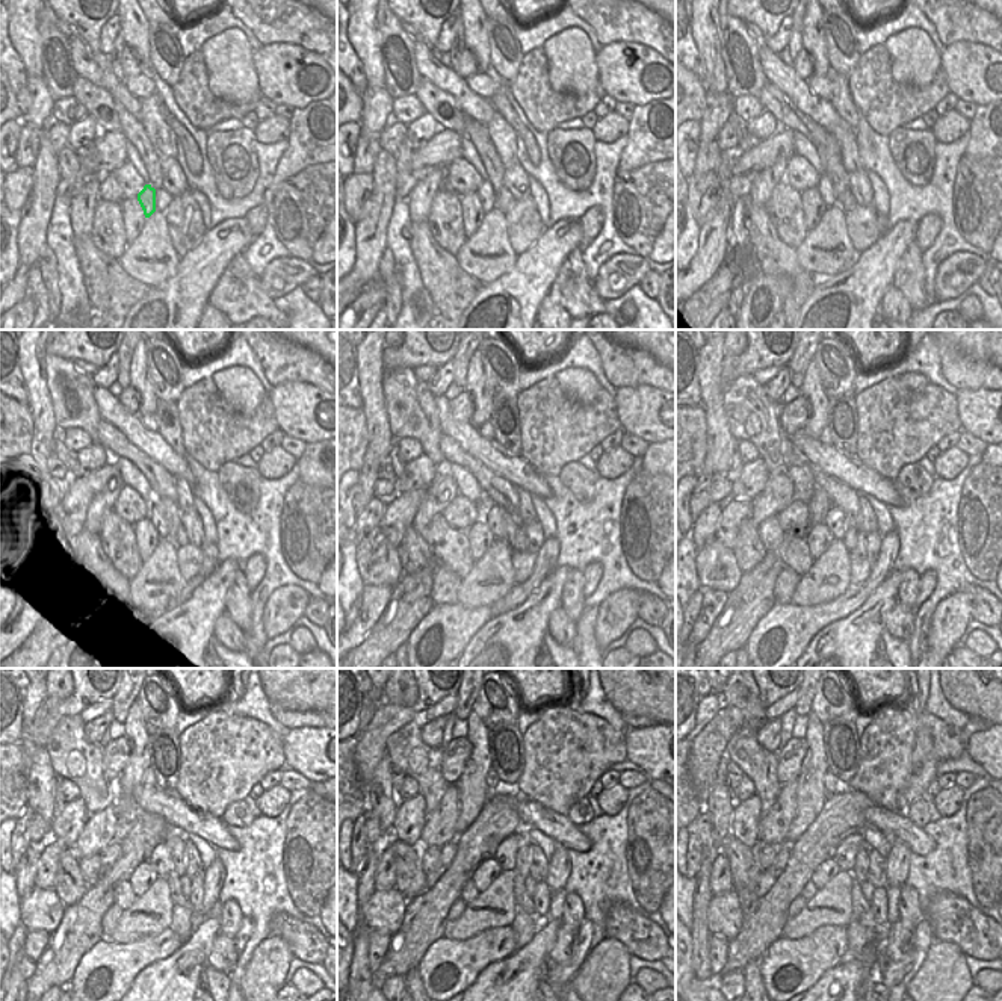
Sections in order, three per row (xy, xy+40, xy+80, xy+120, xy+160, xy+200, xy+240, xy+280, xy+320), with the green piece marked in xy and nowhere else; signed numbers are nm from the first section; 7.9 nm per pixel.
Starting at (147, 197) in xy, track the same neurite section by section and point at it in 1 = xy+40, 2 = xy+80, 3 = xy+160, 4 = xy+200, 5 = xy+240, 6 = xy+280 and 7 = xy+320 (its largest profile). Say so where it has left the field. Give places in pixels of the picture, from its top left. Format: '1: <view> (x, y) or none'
1: xy+40 (487, 195)
2: xy+80 (825, 188)
3: xy+160 (488, 511)
4: xy+200 (836, 520)
5: xy+240 (160, 859)
6: xy+280 (505, 855)
7: xy+320 (845, 855)

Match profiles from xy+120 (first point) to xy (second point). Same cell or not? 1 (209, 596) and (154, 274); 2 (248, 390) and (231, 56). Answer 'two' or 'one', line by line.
1: two
2: one

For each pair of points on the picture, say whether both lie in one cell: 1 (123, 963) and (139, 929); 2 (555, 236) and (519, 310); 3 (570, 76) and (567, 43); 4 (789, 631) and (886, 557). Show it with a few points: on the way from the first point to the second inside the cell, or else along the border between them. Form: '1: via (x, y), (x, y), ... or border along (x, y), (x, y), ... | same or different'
1: border along (166, 927), (130, 942), (109, 939) | different
2: via (547, 254), (520, 292) | same
3: via (570, 68), (570, 50) | same
4: via (816, 617), (841, 608), (869, 584) | same

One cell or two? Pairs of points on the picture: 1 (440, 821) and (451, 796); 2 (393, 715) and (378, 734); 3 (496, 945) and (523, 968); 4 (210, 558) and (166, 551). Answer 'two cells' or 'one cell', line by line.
1: one cell
2: one cell
3: two cells
4: two cells

